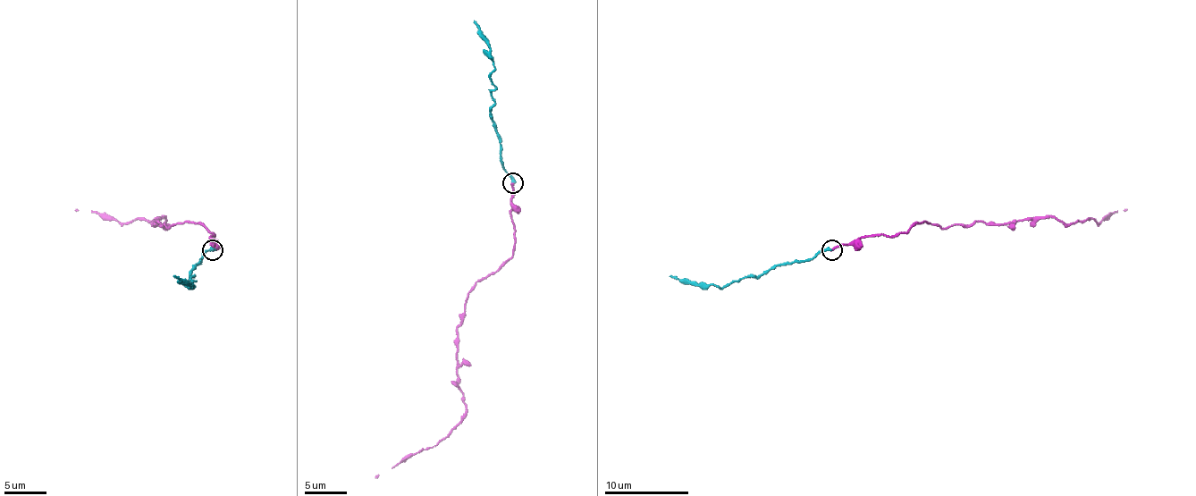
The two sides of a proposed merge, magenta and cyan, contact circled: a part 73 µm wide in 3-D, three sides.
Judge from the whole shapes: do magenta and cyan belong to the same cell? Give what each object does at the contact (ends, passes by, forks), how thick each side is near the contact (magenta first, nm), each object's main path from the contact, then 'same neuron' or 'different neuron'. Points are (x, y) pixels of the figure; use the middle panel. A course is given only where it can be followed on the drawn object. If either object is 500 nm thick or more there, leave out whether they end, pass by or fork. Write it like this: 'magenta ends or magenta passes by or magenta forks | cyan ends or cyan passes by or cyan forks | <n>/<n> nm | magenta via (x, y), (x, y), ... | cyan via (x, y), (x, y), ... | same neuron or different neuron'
magenta ends | cyan ends | 240/260 nm | magenta via (512, 182), (512, 256), (467, 293), (458, 329), (458, 388), (466, 413), (432, 447), (403, 458), (375, 478) | cyan via (512, 182), (501, 163), (501, 145), (491, 117), (495, 88), (489, 39), (474, 21) | same neuron

